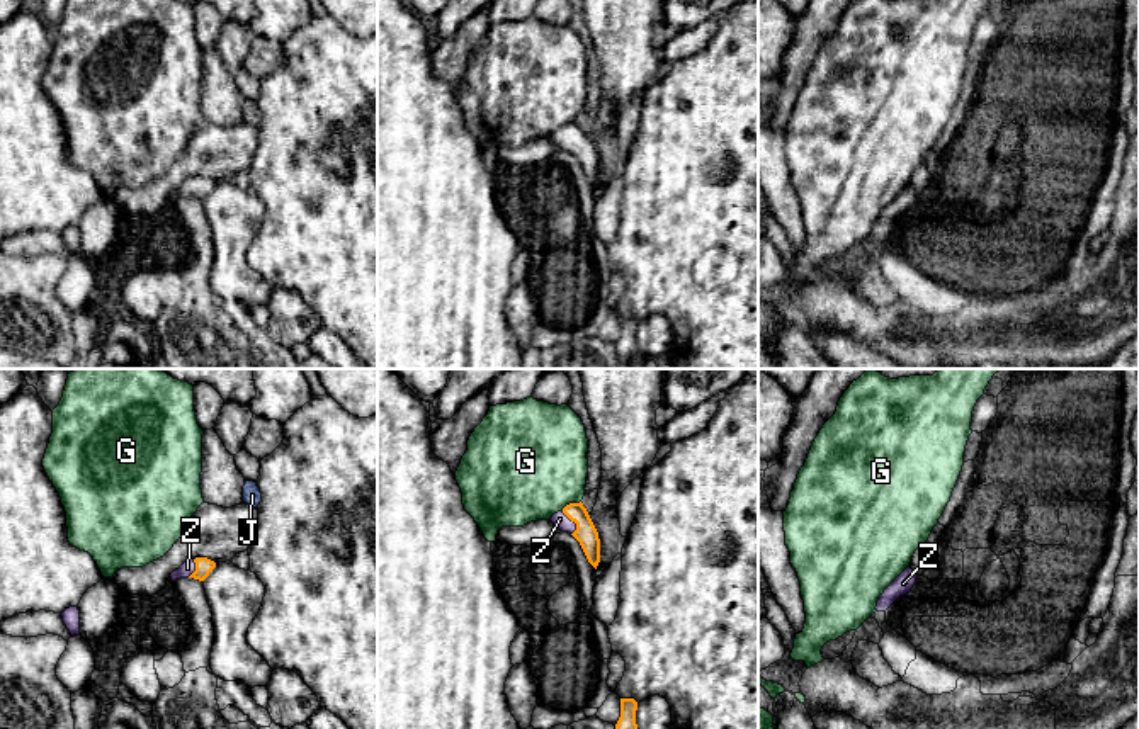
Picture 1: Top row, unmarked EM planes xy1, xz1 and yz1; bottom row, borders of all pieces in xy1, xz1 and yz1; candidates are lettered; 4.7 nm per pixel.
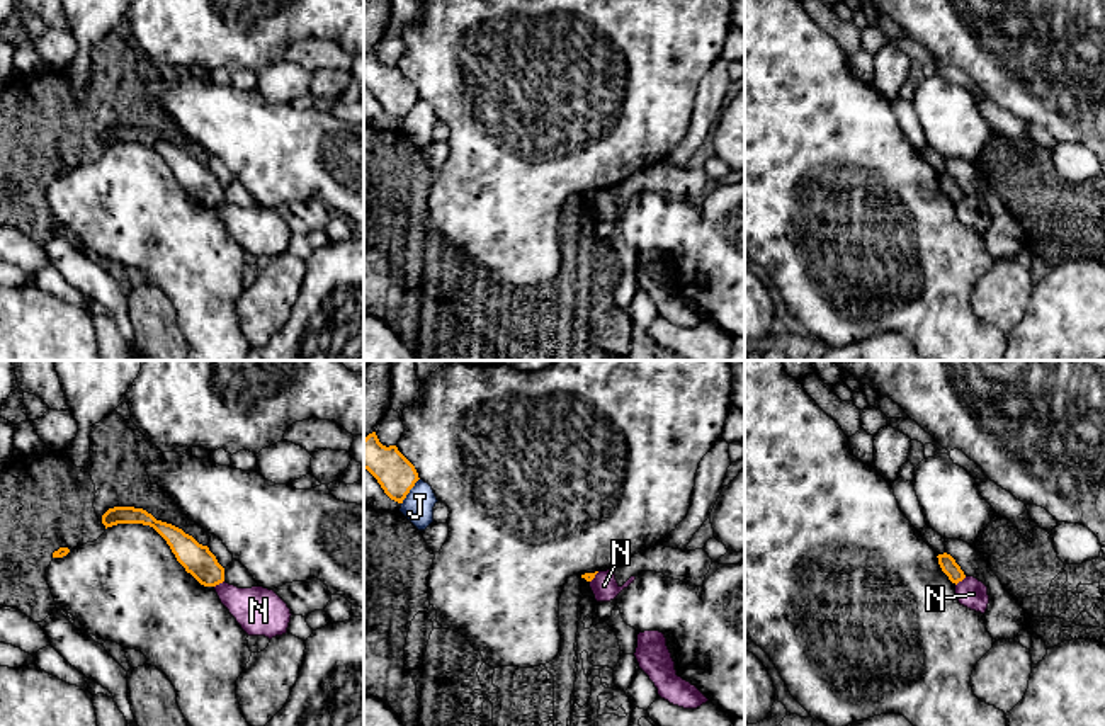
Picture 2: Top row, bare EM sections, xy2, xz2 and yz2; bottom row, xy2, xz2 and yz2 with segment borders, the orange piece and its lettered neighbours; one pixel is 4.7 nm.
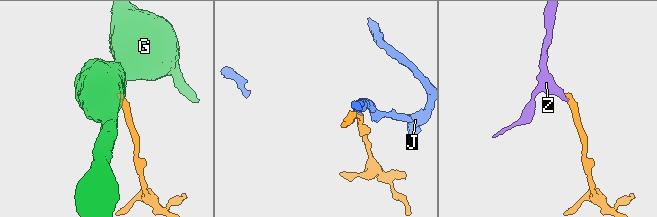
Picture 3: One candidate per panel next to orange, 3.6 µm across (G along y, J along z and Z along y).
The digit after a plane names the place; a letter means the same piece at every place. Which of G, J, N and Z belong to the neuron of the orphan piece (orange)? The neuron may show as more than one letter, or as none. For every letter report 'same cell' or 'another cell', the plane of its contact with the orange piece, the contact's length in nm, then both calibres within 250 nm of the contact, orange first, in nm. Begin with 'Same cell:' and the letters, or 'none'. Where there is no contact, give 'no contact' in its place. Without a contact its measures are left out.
Same cell: Z
G: another cell; contact in xz1; length 100 nm; calibres 100 and 480 nm
J: another cell; contact in xz2; length 150 nm; calibres 180 and 150 nm
N: another cell; contact in yz2; length 70 nm; calibres 80 and 140 nm
Z: same cell; contact in xz1; length 130 nm; calibres 100 and 70 nm

